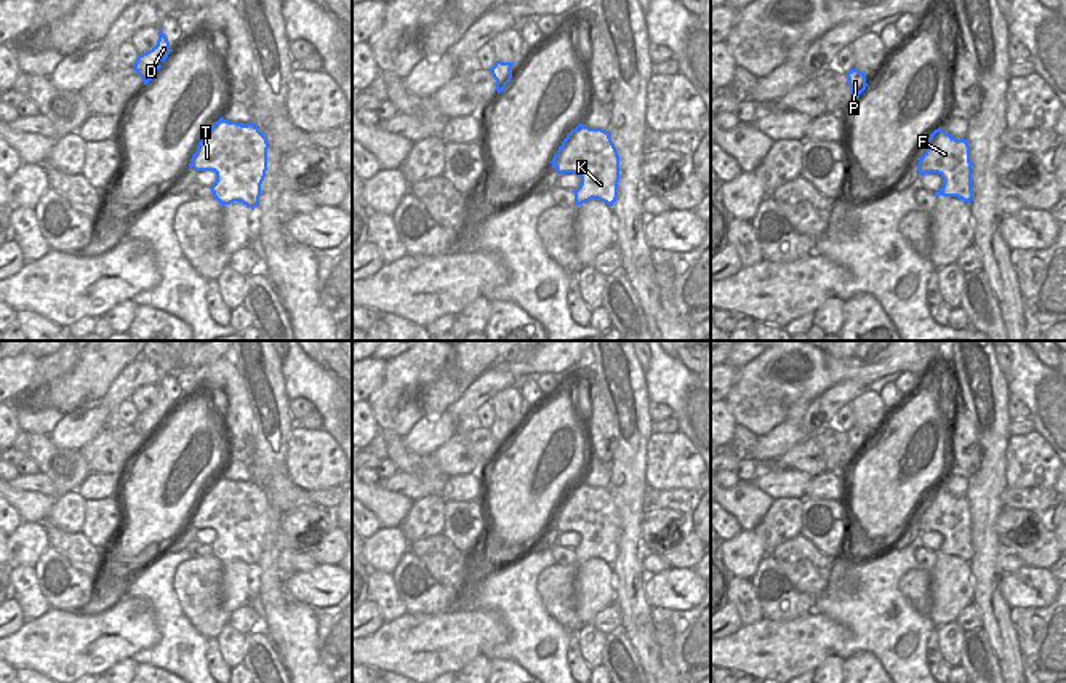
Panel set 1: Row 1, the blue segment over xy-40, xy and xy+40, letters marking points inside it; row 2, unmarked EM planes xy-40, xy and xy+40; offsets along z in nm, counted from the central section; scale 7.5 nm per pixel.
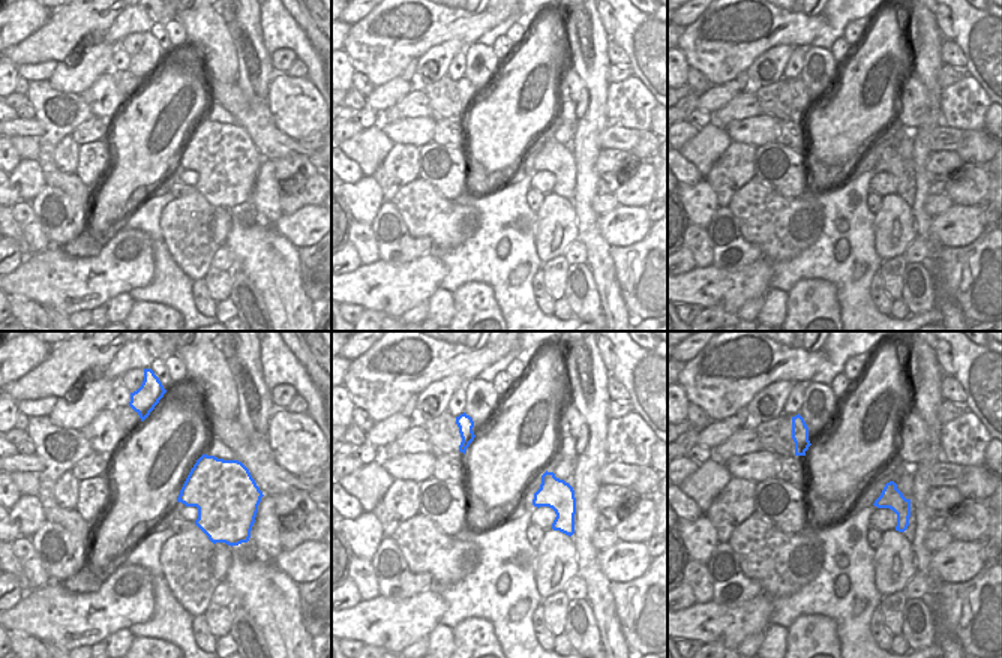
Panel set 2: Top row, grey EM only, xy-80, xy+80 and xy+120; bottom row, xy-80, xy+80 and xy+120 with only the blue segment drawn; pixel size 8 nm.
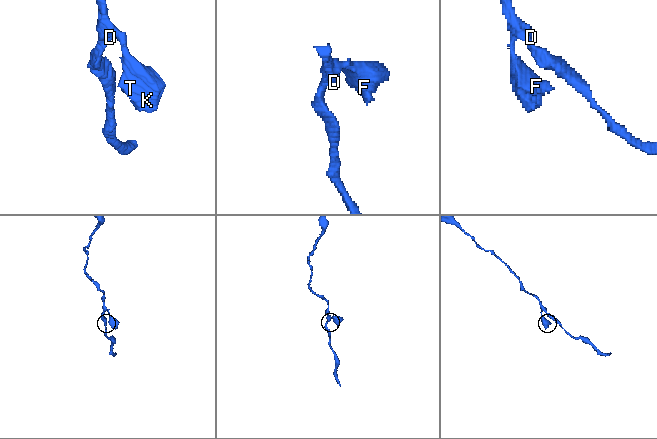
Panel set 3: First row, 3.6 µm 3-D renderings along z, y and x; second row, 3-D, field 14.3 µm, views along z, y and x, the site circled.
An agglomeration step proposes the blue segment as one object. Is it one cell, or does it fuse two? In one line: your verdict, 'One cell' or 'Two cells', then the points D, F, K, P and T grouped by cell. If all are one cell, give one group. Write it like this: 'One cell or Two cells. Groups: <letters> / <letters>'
One cell. Groups: D F K P T

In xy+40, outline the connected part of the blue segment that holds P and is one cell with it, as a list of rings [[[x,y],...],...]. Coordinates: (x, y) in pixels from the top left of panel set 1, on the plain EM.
[[[852,427],[847,430],[848,443],[852,446],[852,456],[856,459],[860,453],[866,448],[866,433],[858,427]]]

